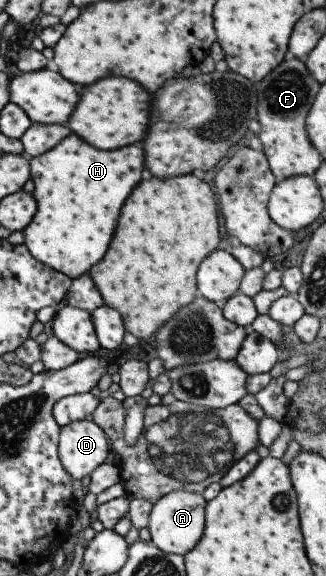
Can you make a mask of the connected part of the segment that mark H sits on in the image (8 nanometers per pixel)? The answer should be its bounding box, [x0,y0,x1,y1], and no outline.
[25,134,146,279]

